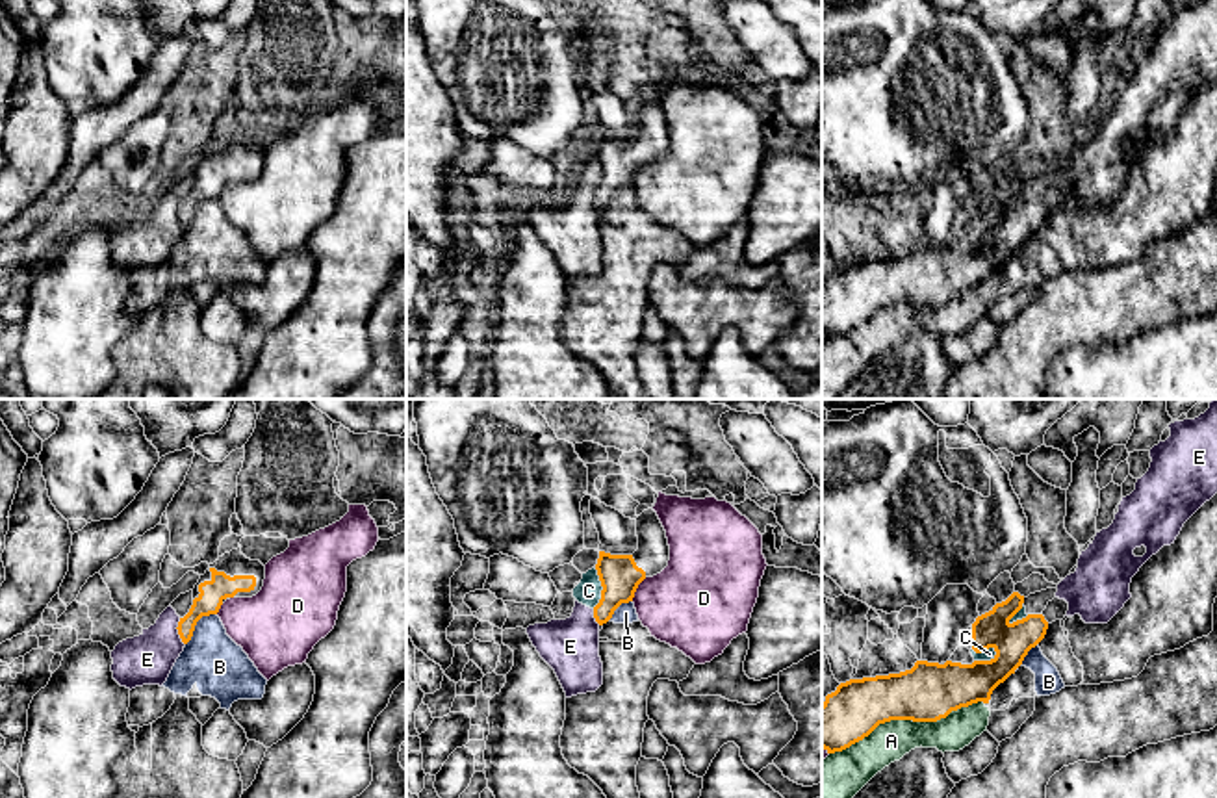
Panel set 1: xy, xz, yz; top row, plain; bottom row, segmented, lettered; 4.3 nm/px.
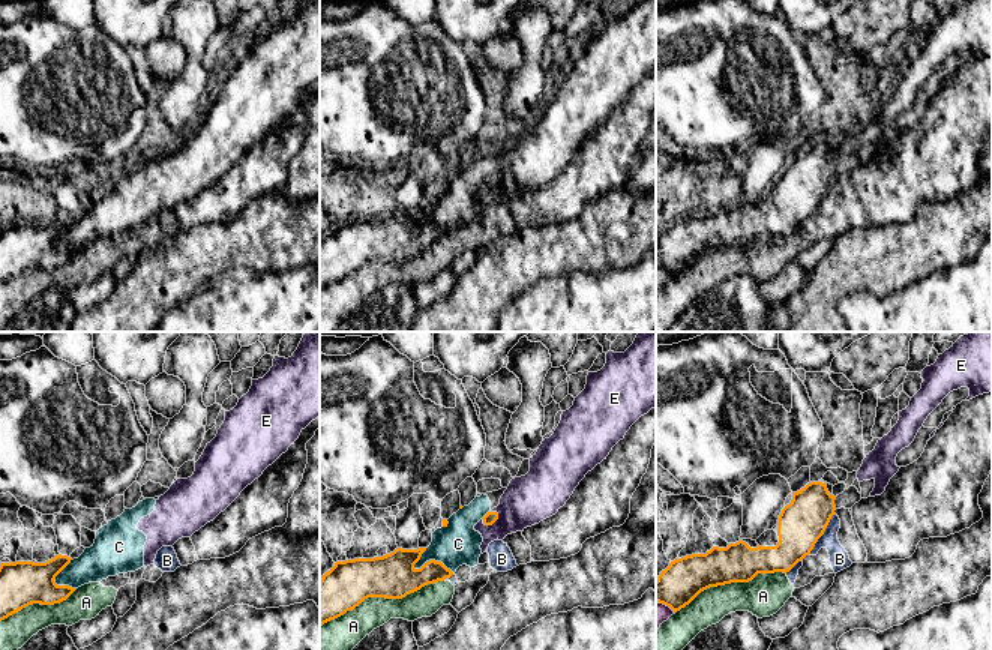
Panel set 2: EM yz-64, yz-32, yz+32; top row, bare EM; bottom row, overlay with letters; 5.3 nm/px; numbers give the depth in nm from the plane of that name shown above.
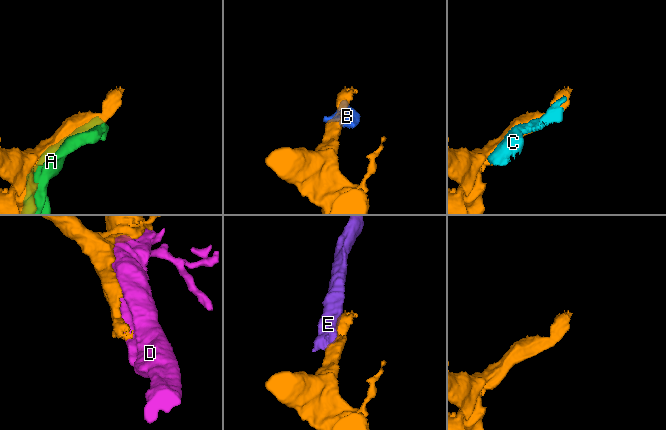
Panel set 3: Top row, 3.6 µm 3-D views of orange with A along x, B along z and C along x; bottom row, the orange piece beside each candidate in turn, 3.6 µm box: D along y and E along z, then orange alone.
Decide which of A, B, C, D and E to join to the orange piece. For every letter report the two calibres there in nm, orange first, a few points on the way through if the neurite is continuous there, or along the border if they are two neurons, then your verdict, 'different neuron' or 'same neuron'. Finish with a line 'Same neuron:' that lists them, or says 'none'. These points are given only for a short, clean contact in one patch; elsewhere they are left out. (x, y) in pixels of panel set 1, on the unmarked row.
A: calibres 260 and 170 nm; different neuron
B: calibres 110 and 240 nm; different neuron
C: calibres 220 and 50 nm; different neuron
D: calibres 170 and 380 nm; different neuron
E: calibres 110 and 220 nm; border xy (179, 203), (177, 216), (184, 229); different neuron
Same neuron: none

